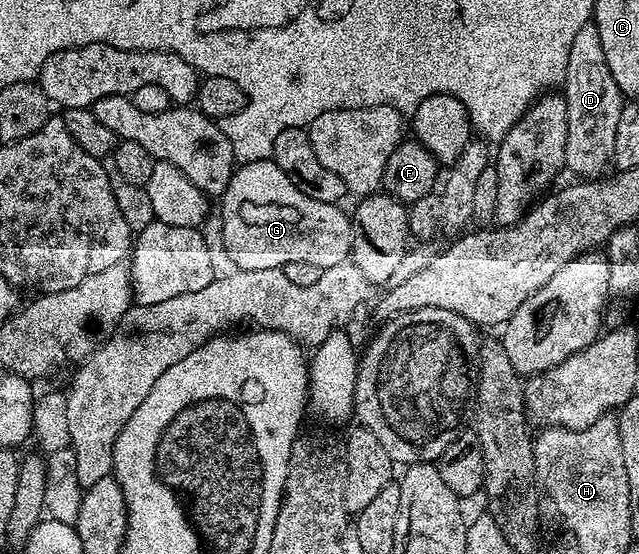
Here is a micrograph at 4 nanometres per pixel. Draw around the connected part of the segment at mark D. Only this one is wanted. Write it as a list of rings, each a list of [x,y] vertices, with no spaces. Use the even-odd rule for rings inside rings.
[[[592,22],[578,30],[569,47],[563,95],[567,102],[565,168],[578,172],[581,178],[600,177],[613,159],[615,129],[619,127],[623,97],[615,78],[611,78],[611,66],[607,66],[603,42],[599,42],[599,30]]]

